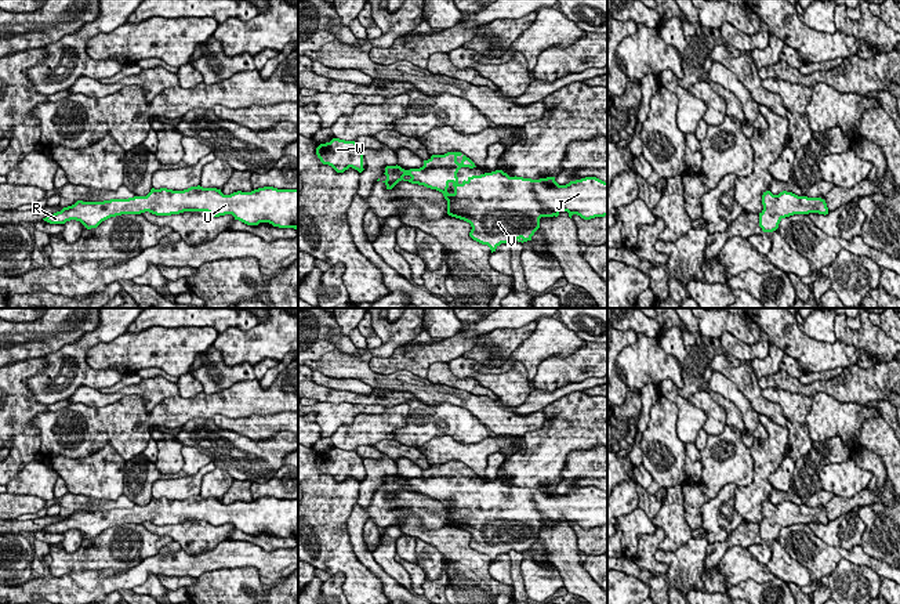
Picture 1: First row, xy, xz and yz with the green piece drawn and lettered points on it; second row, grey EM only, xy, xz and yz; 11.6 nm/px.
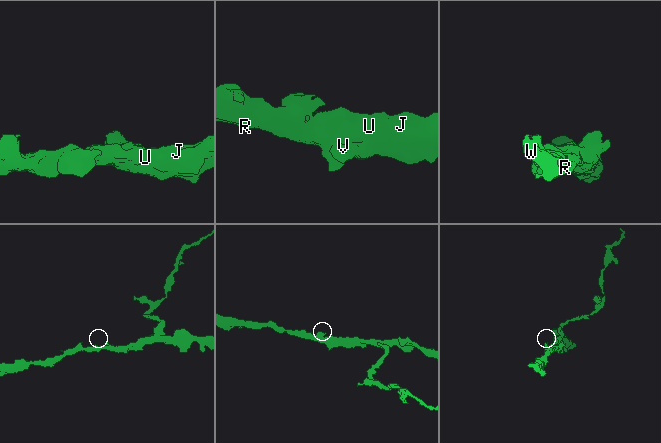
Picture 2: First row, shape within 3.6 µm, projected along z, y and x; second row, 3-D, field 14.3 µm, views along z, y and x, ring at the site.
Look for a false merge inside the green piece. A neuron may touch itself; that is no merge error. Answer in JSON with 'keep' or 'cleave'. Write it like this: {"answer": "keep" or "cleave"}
{"answer": "keep"}

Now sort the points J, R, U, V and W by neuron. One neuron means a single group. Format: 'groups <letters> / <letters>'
groups J R U V W

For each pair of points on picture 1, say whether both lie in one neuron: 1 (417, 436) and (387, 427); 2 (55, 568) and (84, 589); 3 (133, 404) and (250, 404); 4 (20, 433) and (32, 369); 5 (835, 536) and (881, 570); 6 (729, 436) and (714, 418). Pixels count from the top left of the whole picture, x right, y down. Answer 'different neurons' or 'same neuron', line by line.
1: different neurons
2: different neurons
3: same neuron
4: same neuron
5: different neurons
6: different neurons

